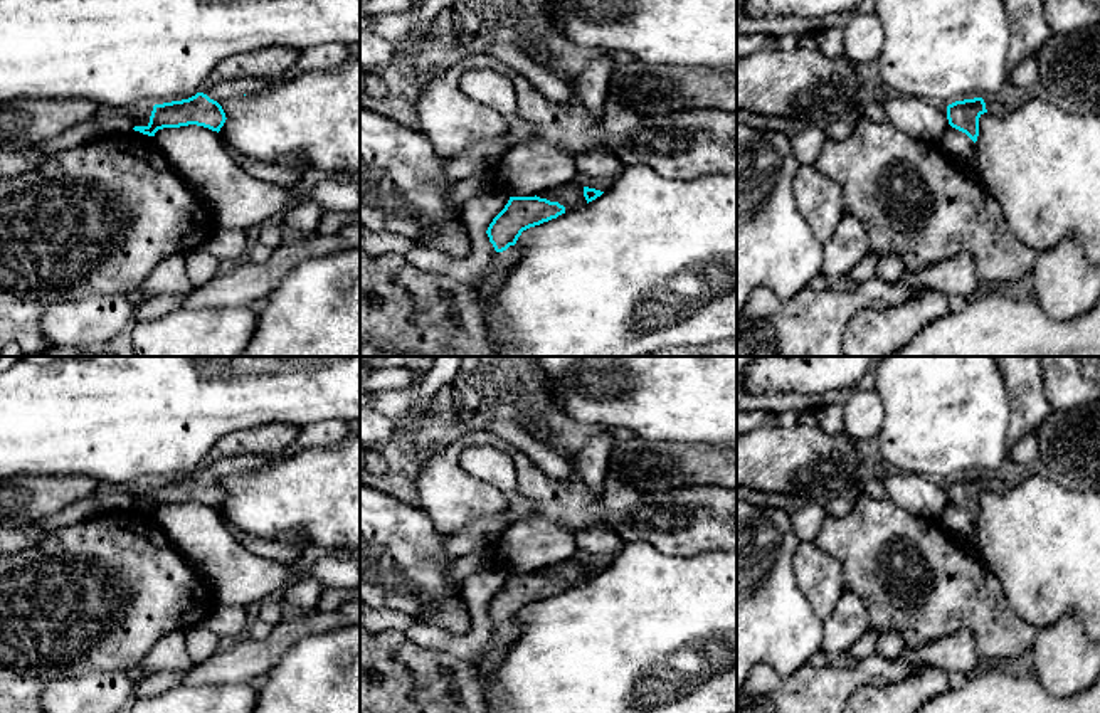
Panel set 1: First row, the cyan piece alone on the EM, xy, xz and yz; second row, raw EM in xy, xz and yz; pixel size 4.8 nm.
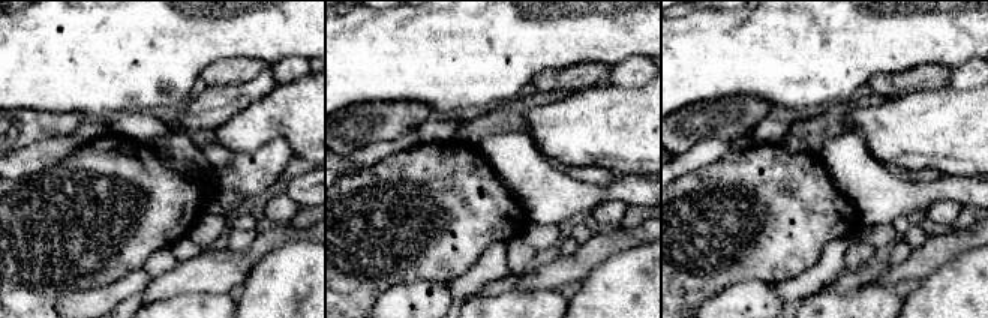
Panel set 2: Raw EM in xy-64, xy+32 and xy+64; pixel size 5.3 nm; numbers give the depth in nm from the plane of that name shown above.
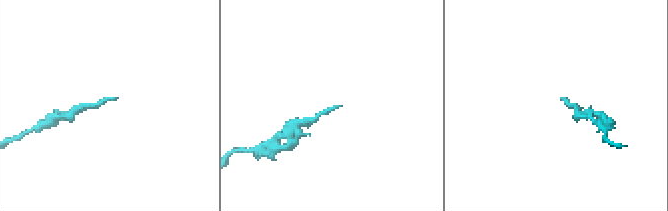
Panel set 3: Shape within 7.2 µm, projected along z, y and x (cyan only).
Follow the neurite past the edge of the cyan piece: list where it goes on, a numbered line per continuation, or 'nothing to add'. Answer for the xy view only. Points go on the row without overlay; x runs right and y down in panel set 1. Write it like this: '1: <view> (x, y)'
1: xy (229, 466)

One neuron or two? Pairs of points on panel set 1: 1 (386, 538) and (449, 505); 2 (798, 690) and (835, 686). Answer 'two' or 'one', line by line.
1: two
2: one

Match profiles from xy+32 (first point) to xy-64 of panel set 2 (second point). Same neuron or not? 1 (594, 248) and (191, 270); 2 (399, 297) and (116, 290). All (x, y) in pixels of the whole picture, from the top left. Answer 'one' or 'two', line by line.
1: one
2: one

